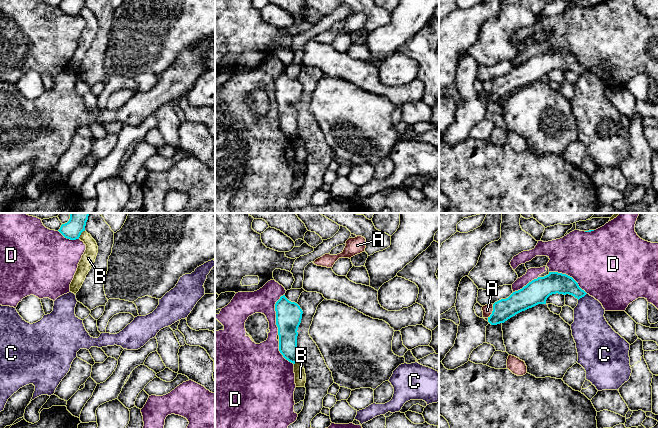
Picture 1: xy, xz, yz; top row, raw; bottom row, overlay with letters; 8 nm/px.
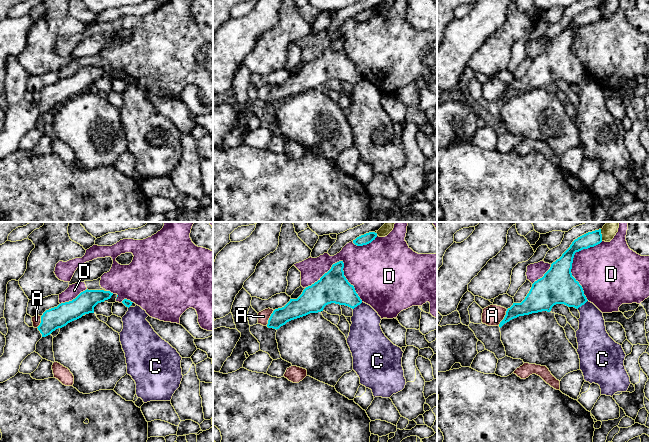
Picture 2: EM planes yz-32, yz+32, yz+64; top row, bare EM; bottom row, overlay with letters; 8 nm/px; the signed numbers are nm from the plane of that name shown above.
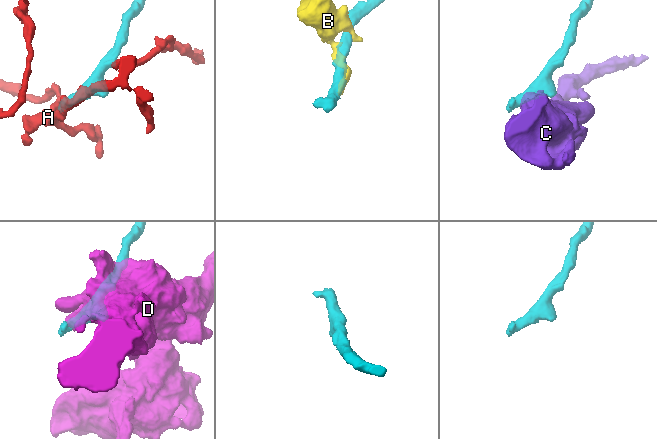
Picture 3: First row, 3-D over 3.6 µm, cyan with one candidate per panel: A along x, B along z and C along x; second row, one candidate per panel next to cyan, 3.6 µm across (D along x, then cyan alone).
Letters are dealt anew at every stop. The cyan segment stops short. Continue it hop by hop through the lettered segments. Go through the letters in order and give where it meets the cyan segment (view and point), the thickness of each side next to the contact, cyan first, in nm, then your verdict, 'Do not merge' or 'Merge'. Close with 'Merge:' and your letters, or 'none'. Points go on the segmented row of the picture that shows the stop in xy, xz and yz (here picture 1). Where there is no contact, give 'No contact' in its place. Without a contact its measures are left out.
A: Touches cyan at yz (492, 311). Thickness 170 nm (cyan) against 80 nm. Do not merge
B: Touches cyan at xy (80, 234). Thickness 150 nm (cyan) against 110 nm. Do not merge
C: Touches cyan at yz (582, 296). Thickness 170 nm (cyan) against 280 nm. Do not merge
D: Touches cyan at xz (276, 314). Thickness 200 nm (cyan) against 190 nm. Do not merge
Merge: none

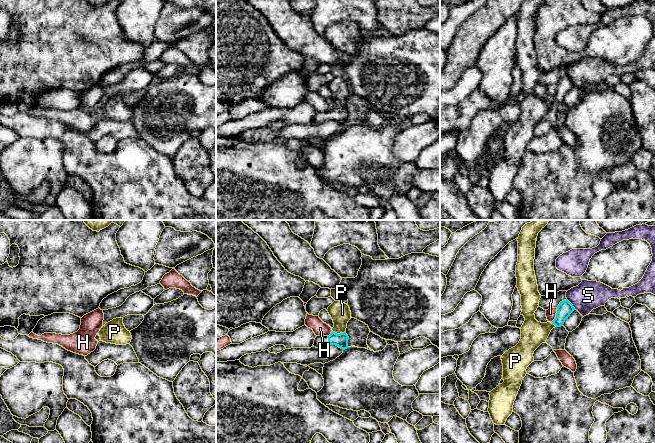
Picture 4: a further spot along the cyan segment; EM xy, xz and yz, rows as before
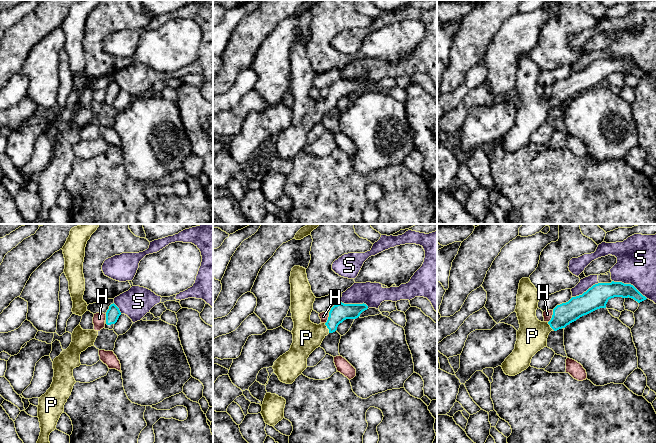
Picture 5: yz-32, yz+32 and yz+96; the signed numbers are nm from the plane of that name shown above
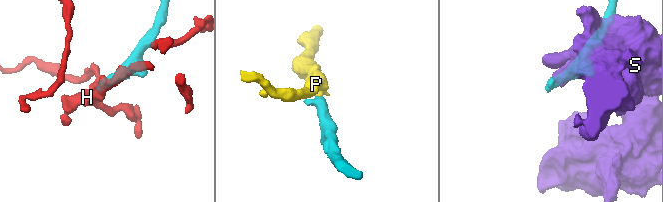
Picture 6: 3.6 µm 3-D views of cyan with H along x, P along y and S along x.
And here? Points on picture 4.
H: Touches cyan at yz (556, 315). Thickness 120 nm (cyan) against 80 nm. Do not merge
P: Touches cyan at xz (340, 333). Thickness 110 nm (cyan) against 160 nm. Merge
S: Touches cyan at yz (571, 304). Thickness 120 nm (cyan) against 240 nm. Do not merge
Merge: P

